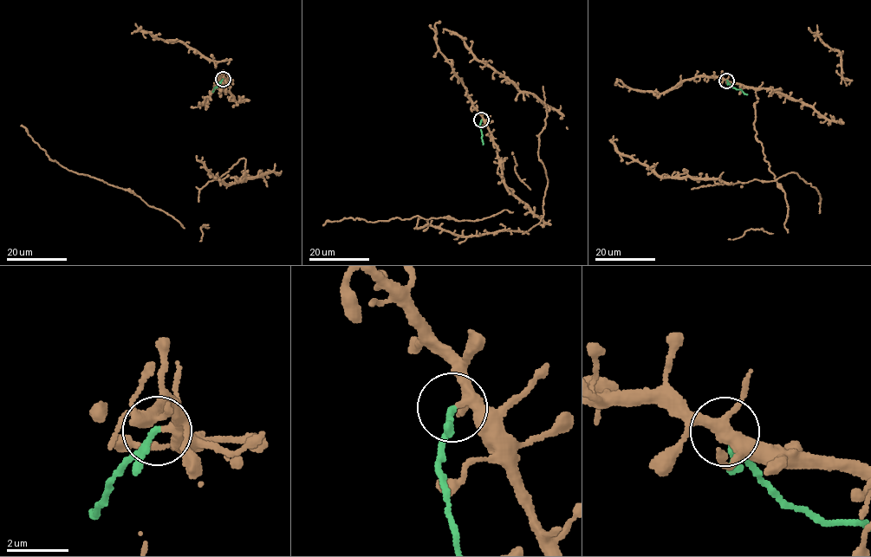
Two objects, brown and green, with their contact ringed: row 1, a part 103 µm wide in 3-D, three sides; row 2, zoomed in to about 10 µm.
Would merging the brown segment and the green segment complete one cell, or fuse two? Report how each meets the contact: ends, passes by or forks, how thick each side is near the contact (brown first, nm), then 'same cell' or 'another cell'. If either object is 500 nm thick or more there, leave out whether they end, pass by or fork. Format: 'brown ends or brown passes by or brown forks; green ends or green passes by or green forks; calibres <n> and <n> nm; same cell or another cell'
brown forks; green ends; calibres 280 and 220 nm; another cell

